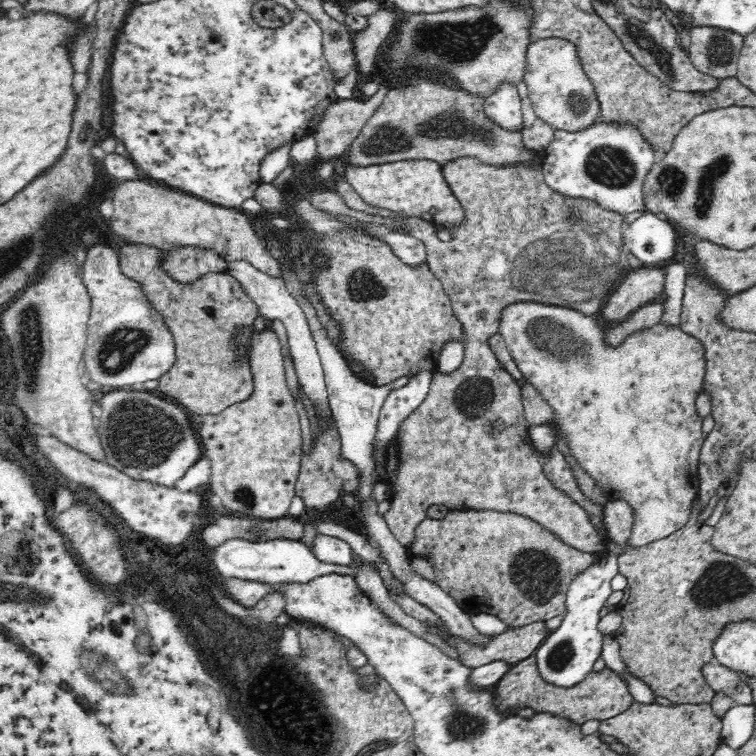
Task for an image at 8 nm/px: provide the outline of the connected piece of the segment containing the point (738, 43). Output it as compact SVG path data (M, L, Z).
M692 25L688 32L691 42L688 49L689 55L698 70L721 79L736 76L739 56L741 49L744 47L745 37L732 29L712 25Z

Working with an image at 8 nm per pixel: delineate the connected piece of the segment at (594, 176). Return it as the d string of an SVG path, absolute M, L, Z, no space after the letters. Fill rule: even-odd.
M600 118L589 123L588 126L581 127L580 130L569 131L555 129L554 137L543 146L542 160L539 162L540 172L544 175L544 182L555 190L562 197L582 198L592 202L597 209L604 213L617 214L642 214L648 212L647 203L647 180L652 169L658 164L661 155L654 143L648 141L643 135L643 131L636 123L630 121L612 120Z

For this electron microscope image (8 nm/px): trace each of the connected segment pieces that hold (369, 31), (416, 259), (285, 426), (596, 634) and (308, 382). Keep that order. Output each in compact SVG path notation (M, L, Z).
M378 8L378 10L367 14L368 28L352 34L355 46L355 57L360 61L362 74L370 75L375 69L374 58L378 47L392 32L395 25L395 13L390 10Z
M367 226L372 233L373 238L382 241L388 241L395 247L396 254L400 255L403 262L414 264L427 260L427 248L422 239L414 235L403 236L403 234L392 234L381 226Z
M265 328L252 338L252 370L255 371L256 393L246 402L239 402L222 413L200 418L200 438L204 445L204 456L214 460L214 478L210 486L212 496L221 498L228 510L234 510L250 519L261 520L289 518L290 504L296 496L296 482L304 460L304 432L300 412L287 388L283 361L280 355L280 340L274 329Z
M606 554L604 558L596 560L592 566L579 574L568 586L565 600L566 618L563 619L558 629L549 634L548 640L534 655L538 661L540 674L550 684L564 688L576 686L594 670L594 664L602 656L605 638L599 631L600 620L602 620L600 612L606 608L606 602L612 596L612 582L618 574L620 574L618 559Z
M238 258L238 260L227 262L226 272L230 273L244 288L244 291L252 297L252 300L258 305L259 312L266 320L270 322L280 320L282 322L288 337L289 350L294 360L300 388L302 388L302 392L306 394L306 398L310 402L310 410L312 410L314 418L318 421L319 432L323 436L330 434L334 430L334 425L332 425L334 419L327 392L325 374L318 352L318 344L316 344L312 327L310 327L311 322L307 318L302 306L290 294L284 278L281 276L270 276L257 270L247 258Z

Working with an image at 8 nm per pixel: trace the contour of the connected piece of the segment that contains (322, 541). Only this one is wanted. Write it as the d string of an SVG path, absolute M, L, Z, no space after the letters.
M318 534L313 546L308 548L320 562L339 566L348 565L354 571L357 568L353 566L355 562L352 557L353 549L346 540Z

